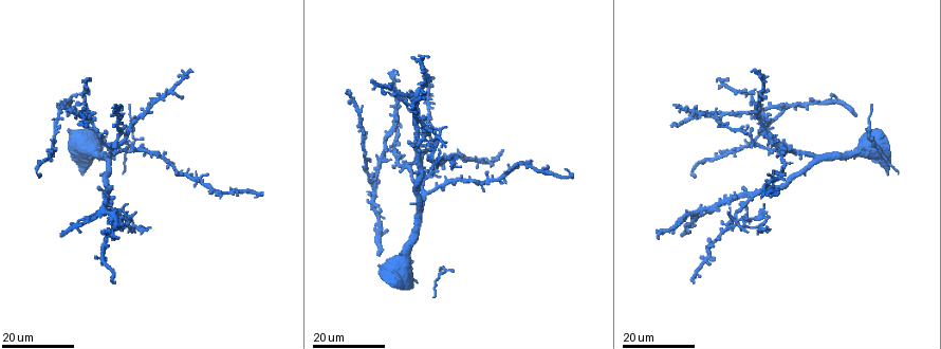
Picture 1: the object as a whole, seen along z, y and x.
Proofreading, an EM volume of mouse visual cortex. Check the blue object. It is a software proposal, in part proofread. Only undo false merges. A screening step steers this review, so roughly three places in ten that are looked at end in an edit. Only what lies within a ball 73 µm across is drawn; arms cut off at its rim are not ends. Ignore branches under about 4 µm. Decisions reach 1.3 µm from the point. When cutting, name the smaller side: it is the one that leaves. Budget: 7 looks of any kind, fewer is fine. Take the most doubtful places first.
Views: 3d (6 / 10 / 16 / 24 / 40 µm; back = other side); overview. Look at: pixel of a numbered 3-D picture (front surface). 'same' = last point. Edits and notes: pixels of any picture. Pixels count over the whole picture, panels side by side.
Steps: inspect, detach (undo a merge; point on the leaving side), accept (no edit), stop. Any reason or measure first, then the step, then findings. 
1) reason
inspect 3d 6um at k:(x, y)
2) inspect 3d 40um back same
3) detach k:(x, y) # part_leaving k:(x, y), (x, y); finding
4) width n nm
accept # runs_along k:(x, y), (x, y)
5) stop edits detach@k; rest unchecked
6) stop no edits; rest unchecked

inspect 3d 16um at 1:(84, 220)

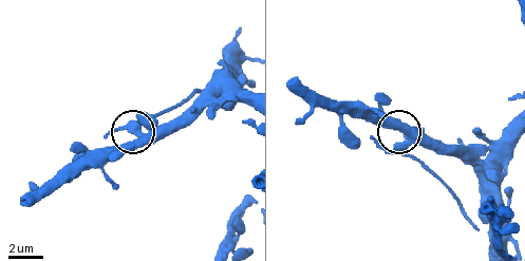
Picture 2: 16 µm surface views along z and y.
inspect 3d 10um at 2:(143, 140)

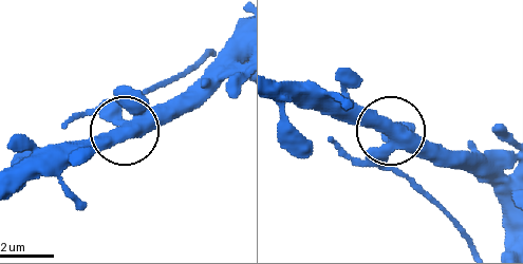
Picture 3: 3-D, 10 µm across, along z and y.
zoom in
inspect 3d 6um at 3:(125, 126)

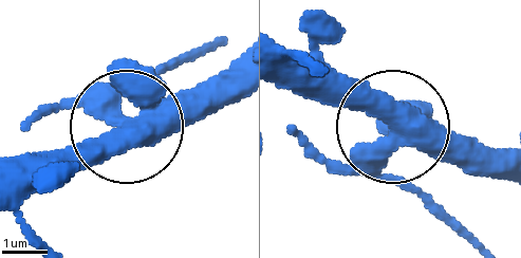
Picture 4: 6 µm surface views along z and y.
width 540 nm
detach 4:(39, 117) # two neurons meet here

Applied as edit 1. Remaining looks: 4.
inspect overview

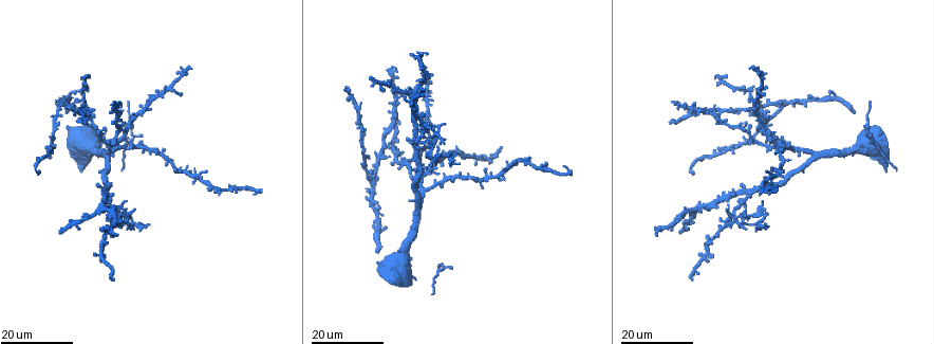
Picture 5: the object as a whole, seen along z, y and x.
inspect 3d 24um at 5:(725, 224)

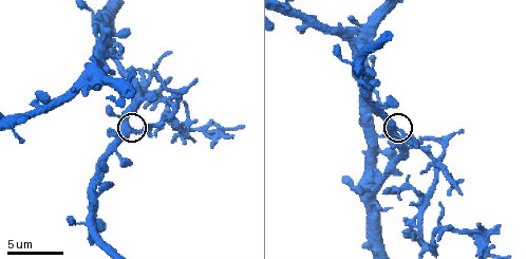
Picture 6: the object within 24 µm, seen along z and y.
inspect 3d 10um at 6:(134, 133)

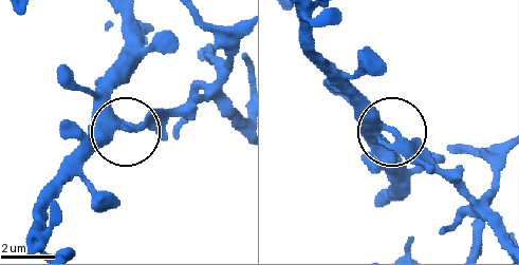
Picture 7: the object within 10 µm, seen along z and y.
detach 7:(156, 115) # a second neuron is stuck on

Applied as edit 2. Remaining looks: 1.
stop edits detach@4, detach@7; rest unchecked

